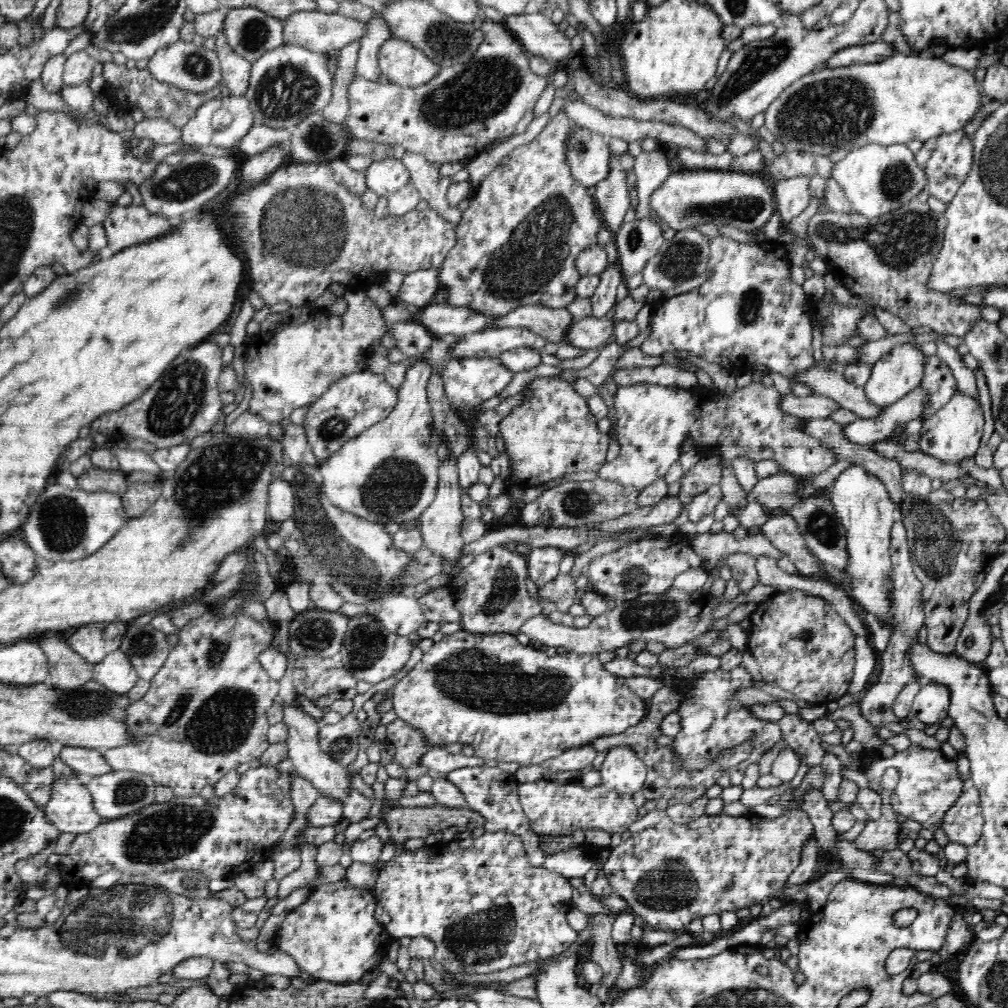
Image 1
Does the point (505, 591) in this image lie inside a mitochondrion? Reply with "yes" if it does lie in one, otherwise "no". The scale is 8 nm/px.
yes

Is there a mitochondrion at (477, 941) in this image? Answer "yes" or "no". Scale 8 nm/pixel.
yes

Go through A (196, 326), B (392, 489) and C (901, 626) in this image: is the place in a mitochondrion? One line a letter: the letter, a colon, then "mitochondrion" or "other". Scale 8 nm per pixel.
A: other
B: mitochondrion
C: other

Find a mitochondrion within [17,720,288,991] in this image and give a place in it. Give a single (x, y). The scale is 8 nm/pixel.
(122, 926)

